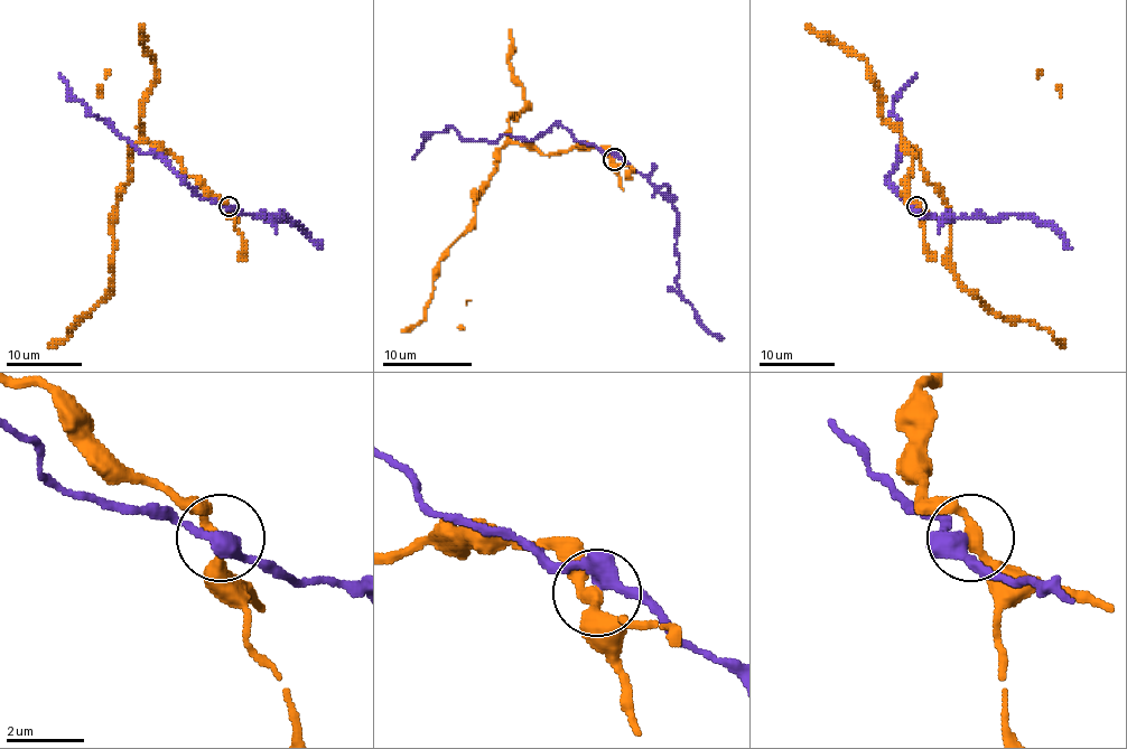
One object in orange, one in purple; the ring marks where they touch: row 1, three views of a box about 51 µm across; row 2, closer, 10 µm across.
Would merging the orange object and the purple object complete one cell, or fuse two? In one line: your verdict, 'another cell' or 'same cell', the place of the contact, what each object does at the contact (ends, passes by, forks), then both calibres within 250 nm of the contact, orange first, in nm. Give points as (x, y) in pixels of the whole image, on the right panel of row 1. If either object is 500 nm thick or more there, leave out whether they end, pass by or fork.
another cell; place (916, 206); orange passes by; purple passes by; calibres 280 and 400 nm

